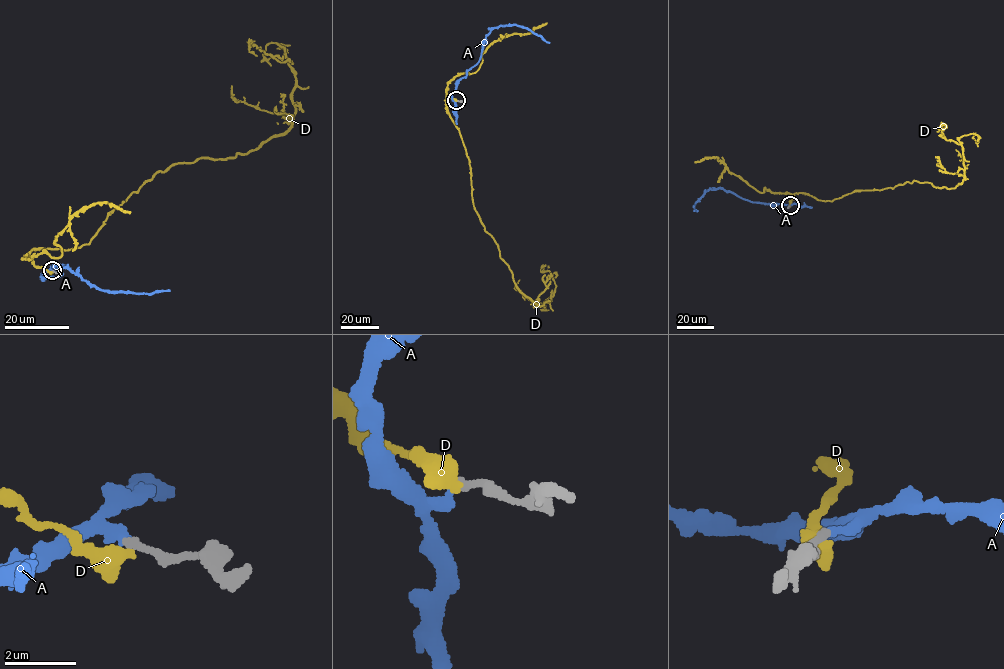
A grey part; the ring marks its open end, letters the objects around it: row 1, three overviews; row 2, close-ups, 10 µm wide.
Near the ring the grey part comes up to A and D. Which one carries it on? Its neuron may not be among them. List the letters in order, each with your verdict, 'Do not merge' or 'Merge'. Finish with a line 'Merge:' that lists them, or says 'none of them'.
A: Merge
D: Do not merge
Merge: A

